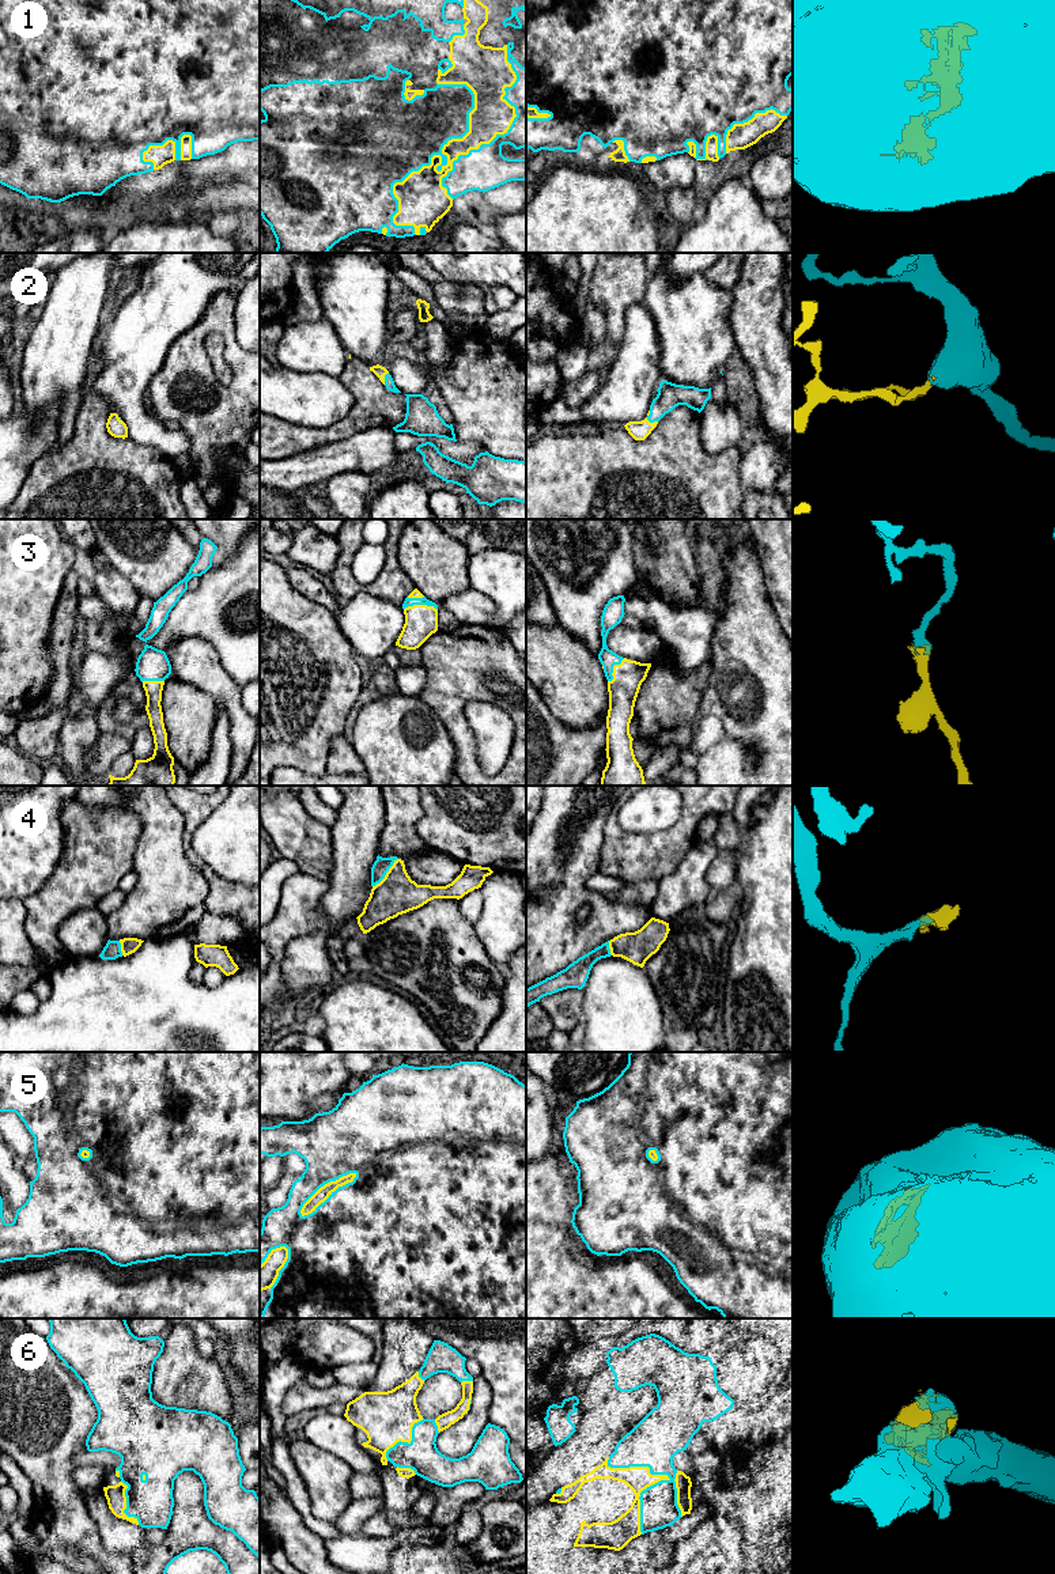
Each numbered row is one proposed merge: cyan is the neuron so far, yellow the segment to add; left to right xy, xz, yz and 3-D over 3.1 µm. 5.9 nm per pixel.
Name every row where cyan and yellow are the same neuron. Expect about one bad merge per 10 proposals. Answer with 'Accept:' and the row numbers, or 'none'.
Accept: 1, 2, 3, 4, 5, 6

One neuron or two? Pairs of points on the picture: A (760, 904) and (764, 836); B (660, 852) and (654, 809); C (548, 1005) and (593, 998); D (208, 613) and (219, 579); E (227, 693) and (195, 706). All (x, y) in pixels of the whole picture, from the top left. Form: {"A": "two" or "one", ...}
{"A": "one", "B": "two", "C": "two", "D": "one", "E": "two"}

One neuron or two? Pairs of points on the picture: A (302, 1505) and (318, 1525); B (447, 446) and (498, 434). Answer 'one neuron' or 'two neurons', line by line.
A: one neuron
B: two neurons

